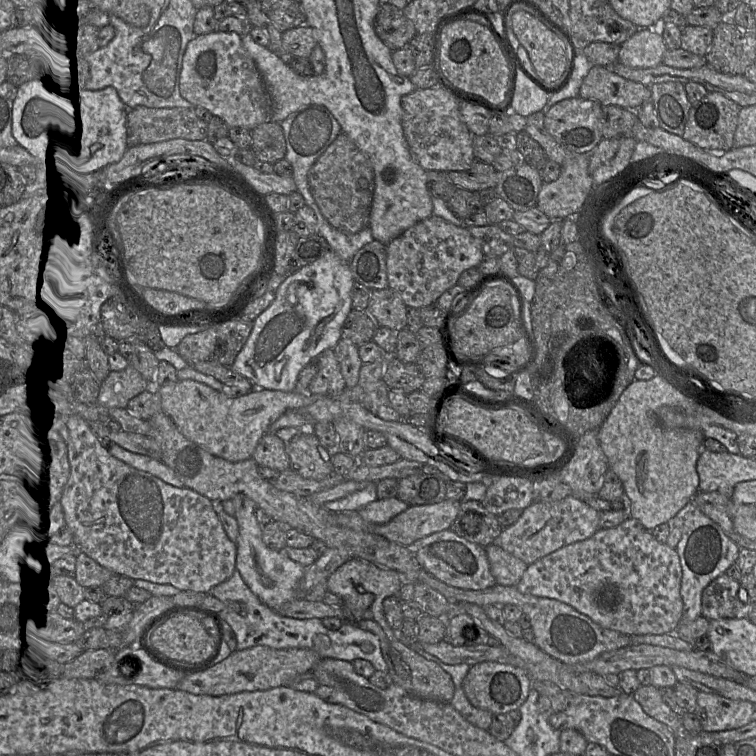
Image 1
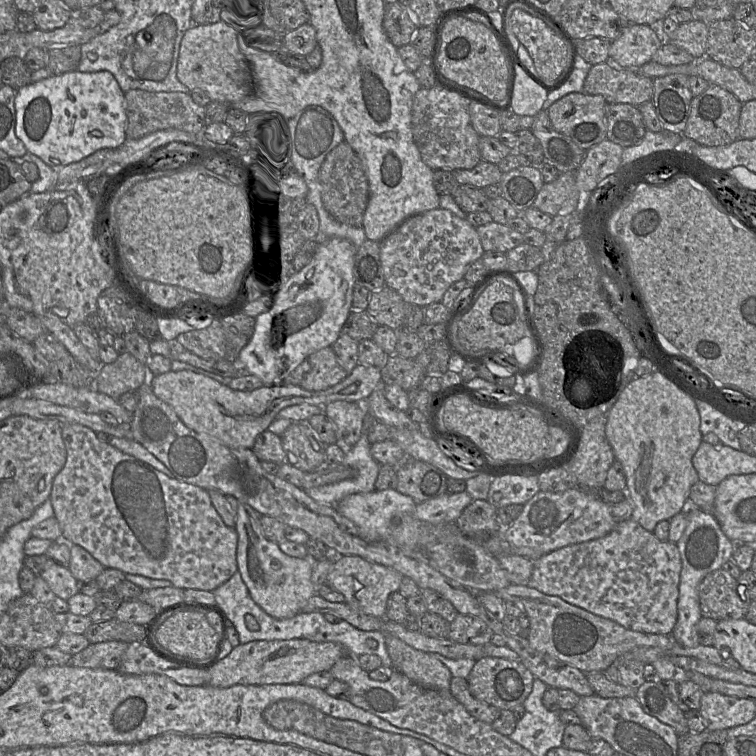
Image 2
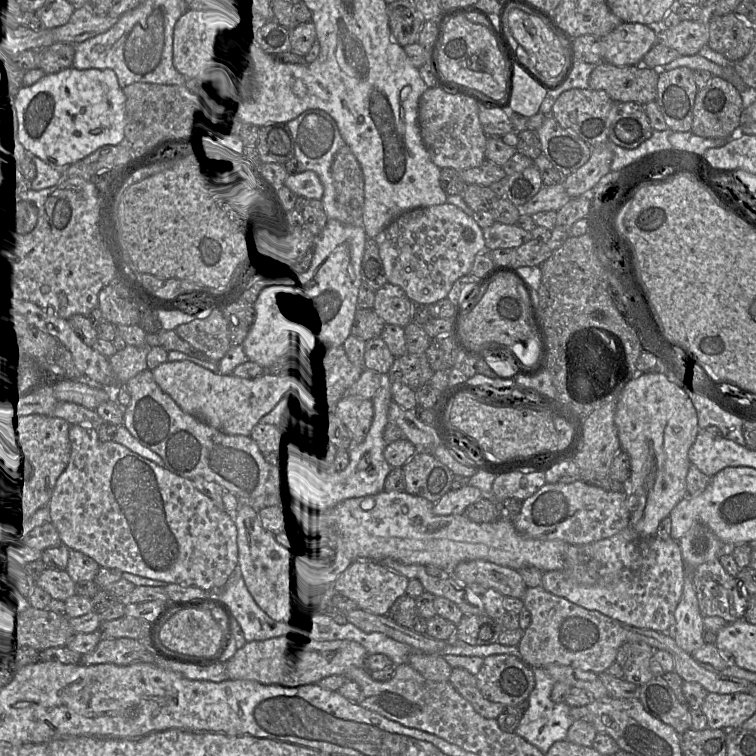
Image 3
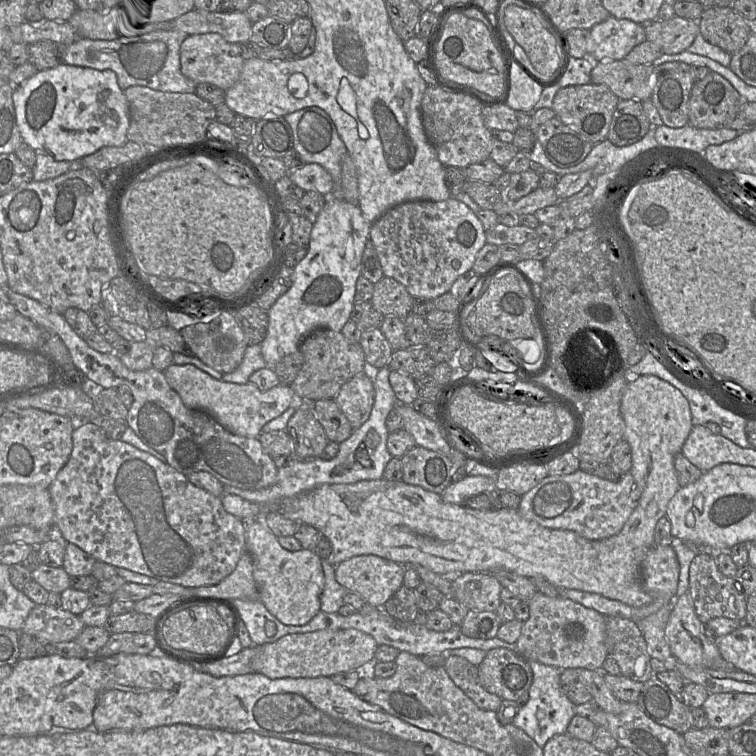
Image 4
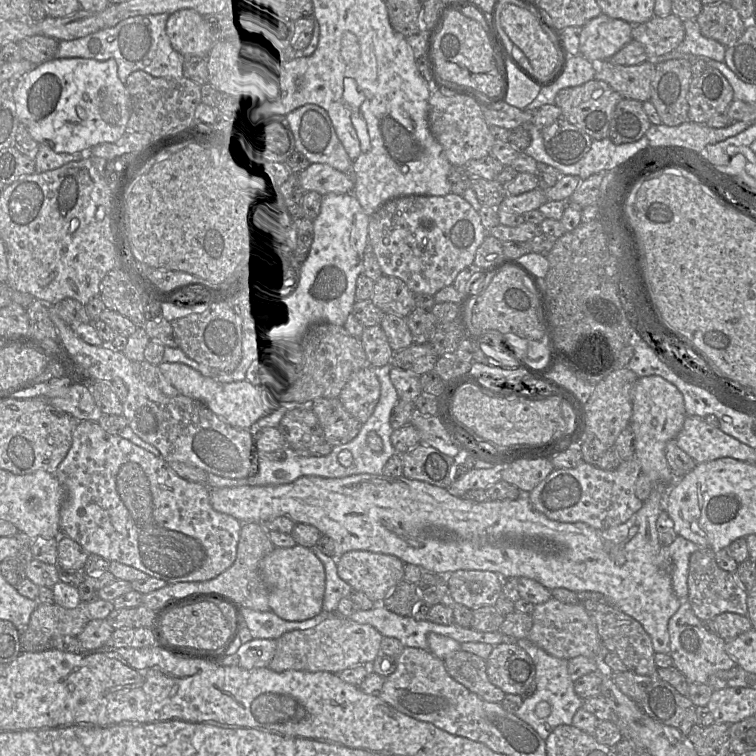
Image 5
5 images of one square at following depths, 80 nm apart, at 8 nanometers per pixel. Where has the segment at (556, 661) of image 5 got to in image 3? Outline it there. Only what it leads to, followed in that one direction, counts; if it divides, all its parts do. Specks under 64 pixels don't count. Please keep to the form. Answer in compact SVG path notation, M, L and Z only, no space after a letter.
M532 667L535 685L531 691L527 703L528 707L514 733L537 747L544 755L549 748L558 741L566 739L567 731L574 721L570 716L570 706L565 702L555 703L550 694L555 681L546 673L543 667Z

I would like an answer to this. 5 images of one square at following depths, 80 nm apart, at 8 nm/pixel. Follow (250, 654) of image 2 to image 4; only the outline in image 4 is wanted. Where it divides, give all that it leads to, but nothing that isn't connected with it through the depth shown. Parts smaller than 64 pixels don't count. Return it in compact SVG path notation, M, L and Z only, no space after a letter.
M354 628L287 634L275 642L256 646L251 670L272 679L331 677L352 670L366 671L374 662L377 648L371 635Z

